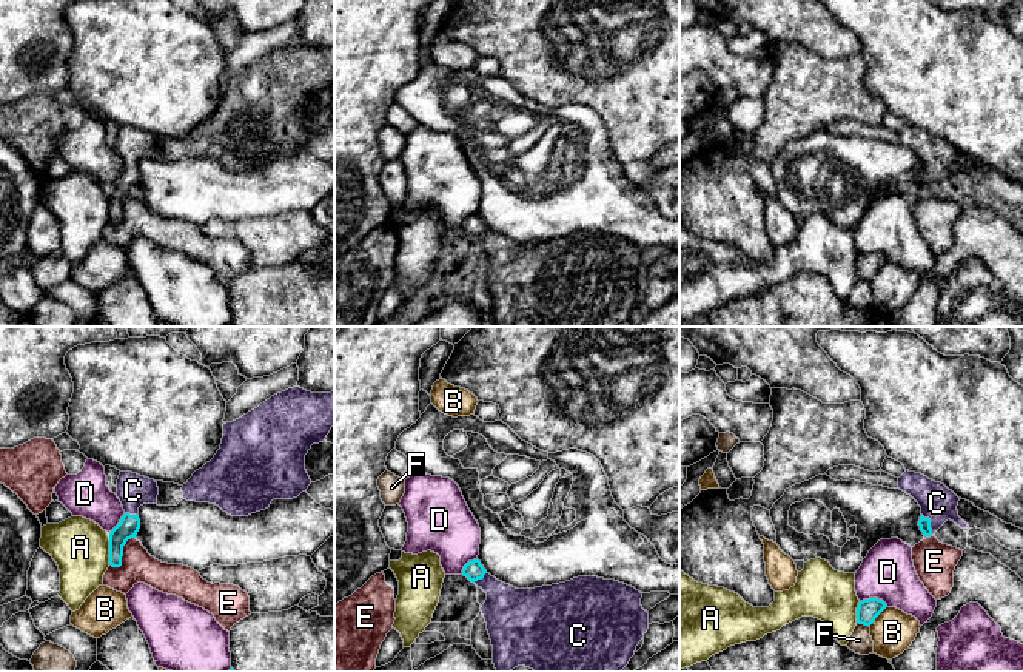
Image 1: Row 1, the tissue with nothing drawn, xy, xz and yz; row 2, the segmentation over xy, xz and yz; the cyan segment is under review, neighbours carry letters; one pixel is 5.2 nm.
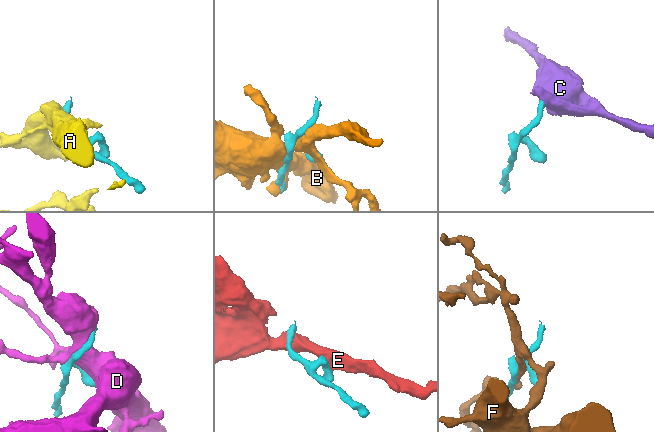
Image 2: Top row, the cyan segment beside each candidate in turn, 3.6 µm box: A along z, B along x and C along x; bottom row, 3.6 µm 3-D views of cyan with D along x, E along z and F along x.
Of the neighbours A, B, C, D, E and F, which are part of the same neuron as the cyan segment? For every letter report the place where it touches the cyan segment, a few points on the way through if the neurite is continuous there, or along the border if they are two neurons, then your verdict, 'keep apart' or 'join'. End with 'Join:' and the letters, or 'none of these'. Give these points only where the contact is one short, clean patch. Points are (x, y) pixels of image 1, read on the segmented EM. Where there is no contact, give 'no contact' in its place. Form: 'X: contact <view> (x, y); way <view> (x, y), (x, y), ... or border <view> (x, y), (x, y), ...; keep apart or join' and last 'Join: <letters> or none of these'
A: contact xy (110, 549); keep apart
B: contact yz (877, 615); keep apart
C: contact yz (929, 523); way yz (925, 523), (929, 523), (937, 503); join
D: contact yz (874, 598); keep apart
E: contact xy (122, 554); keep apart
F: contact yz (863, 623); keep apart
Join: C

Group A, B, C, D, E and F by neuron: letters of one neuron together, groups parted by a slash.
A / B / C / D / E / F

